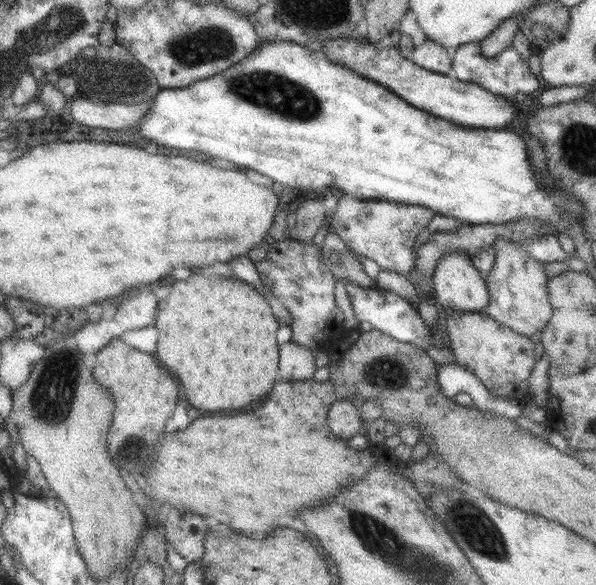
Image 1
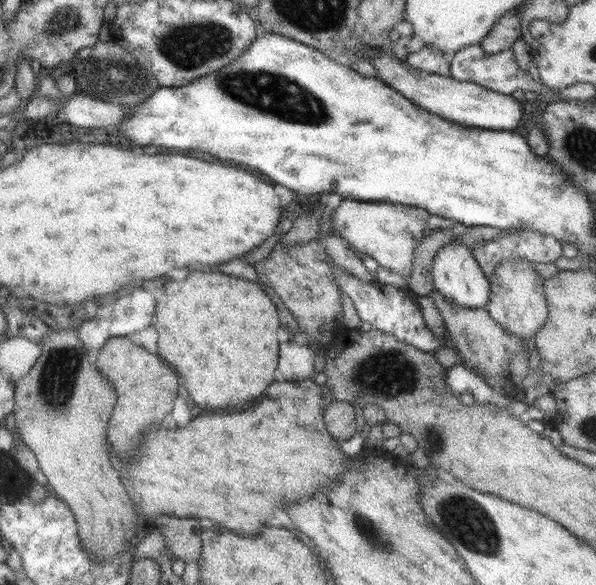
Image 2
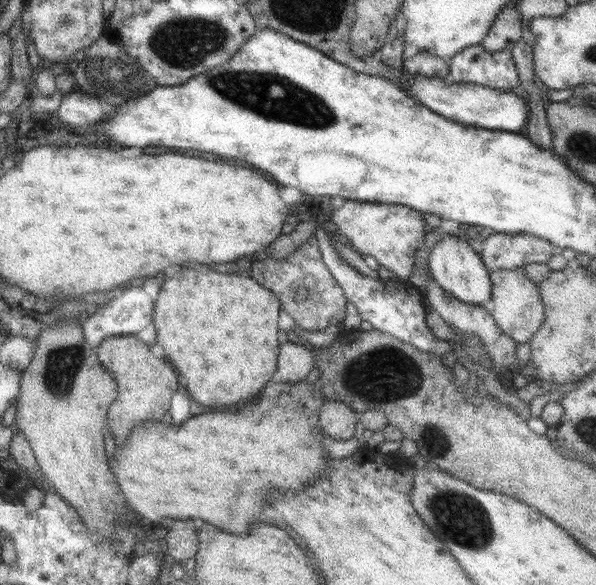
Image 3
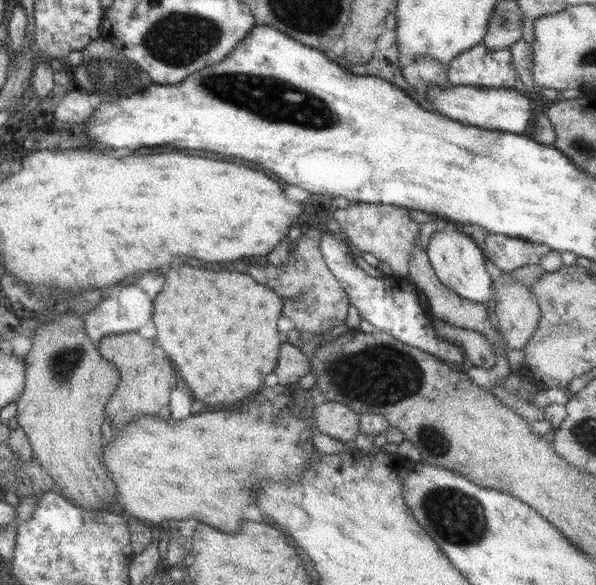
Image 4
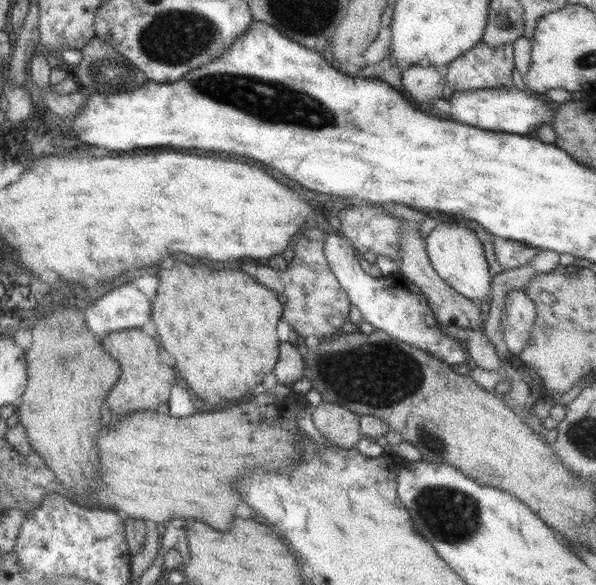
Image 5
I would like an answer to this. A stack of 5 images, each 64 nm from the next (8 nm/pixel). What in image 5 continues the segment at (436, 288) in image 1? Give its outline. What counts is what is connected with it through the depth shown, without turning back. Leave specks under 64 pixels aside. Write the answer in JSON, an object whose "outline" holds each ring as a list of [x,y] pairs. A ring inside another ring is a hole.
{"outline":[[[455,221],[437,222],[427,234],[426,253],[434,272],[449,287],[469,300],[488,303],[487,294],[492,287],[487,260],[483,255],[483,246],[472,229]]]}

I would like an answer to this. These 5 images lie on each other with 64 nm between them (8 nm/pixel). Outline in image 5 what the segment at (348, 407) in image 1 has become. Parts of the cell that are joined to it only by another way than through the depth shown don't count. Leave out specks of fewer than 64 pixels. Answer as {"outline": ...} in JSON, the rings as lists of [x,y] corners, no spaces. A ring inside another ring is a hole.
{"outline":[[[322,401],[310,409],[314,427],[329,444],[348,449],[362,438],[359,430],[360,415],[343,408],[339,403]]]}

